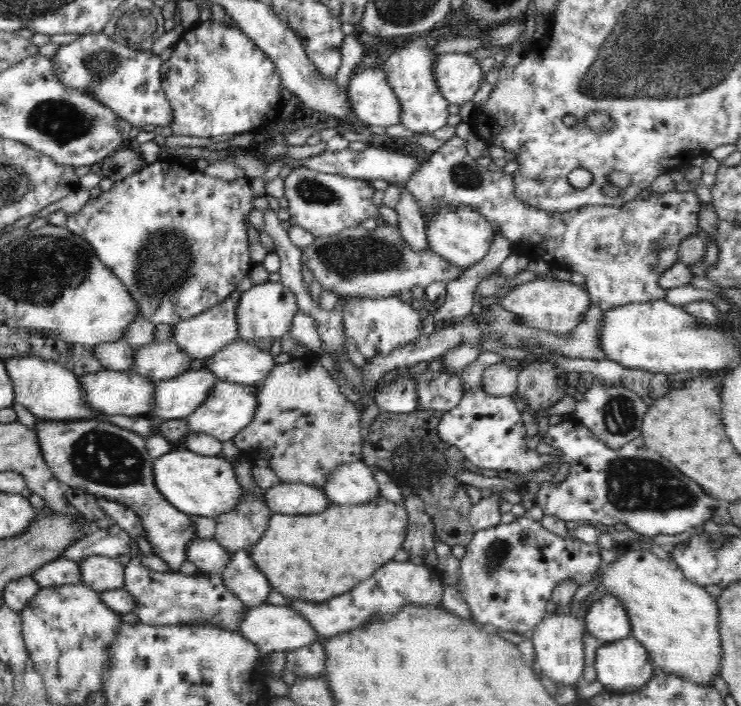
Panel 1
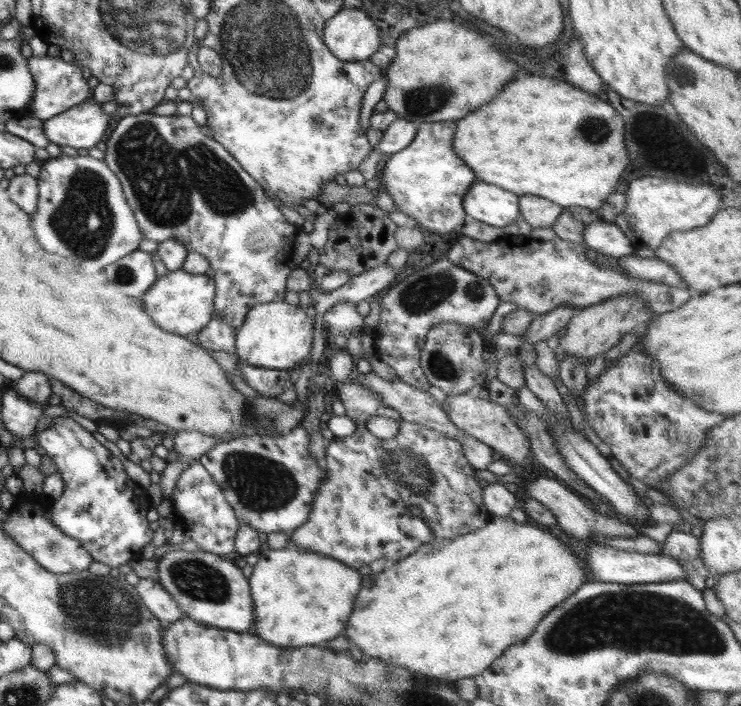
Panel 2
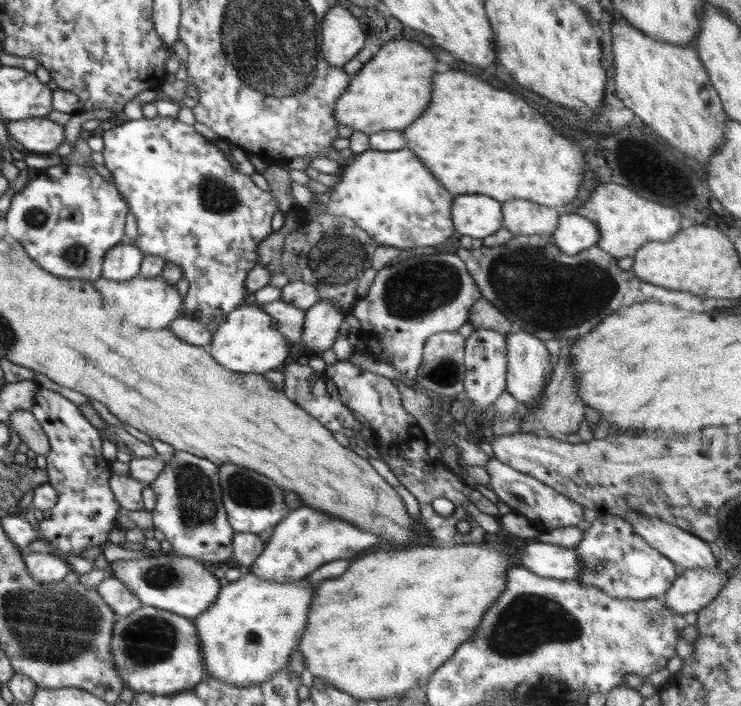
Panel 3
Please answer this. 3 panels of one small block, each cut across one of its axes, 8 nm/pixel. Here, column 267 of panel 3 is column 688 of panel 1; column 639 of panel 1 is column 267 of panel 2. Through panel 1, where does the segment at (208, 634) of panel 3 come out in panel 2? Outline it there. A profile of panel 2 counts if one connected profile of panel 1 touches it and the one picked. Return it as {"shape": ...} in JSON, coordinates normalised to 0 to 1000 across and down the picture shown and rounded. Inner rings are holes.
{"shape":[[[399,772],[377,778],[355,775],[350,789],[335,820],[347,880],[339,897],[375,916],[451,911],[467,888],[472,867],[478,863],[480,846],[489,833],[486,810],[443,786],[408,778]]]}

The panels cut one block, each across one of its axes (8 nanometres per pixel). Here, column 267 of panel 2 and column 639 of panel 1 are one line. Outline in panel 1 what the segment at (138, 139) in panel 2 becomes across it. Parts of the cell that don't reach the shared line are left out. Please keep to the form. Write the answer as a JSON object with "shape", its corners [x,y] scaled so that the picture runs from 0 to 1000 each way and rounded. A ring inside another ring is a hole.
{"shape":[[[611,188],[592,212],[576,221],[570,238],[559,244],[548,259],[548,266],[565,289],[574,312],[580,312],[594,297],[594,292],[633,292],[664,319],[668,331],[680,334],[692,350],[698,346],[717,348],[721,363],[734,368],[737,374],[750,381],[761,380],[787,388],[788,407],[796,415],[799,431],[816,441],[842,431],[899,422],[901,409],[891,405],[891,388],[904,384],[910,374],[916,373],[915,346],[928,334],[942,331],[942,300],[949,288],[942,283],[937,271],[904,269],[896,275],[880,271],[874,283],[861,279],[839,292],[791,290],[764,300],[737,300],[704,288],[698,280],[694,246],[683,246],[675,238],[664,244],[659,237],[646,235],[642,229],[644,227],[632,220],[630,198],[623,198]]]}

